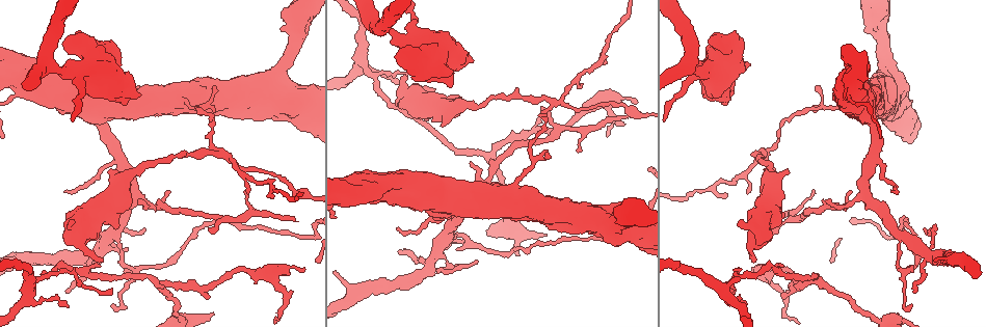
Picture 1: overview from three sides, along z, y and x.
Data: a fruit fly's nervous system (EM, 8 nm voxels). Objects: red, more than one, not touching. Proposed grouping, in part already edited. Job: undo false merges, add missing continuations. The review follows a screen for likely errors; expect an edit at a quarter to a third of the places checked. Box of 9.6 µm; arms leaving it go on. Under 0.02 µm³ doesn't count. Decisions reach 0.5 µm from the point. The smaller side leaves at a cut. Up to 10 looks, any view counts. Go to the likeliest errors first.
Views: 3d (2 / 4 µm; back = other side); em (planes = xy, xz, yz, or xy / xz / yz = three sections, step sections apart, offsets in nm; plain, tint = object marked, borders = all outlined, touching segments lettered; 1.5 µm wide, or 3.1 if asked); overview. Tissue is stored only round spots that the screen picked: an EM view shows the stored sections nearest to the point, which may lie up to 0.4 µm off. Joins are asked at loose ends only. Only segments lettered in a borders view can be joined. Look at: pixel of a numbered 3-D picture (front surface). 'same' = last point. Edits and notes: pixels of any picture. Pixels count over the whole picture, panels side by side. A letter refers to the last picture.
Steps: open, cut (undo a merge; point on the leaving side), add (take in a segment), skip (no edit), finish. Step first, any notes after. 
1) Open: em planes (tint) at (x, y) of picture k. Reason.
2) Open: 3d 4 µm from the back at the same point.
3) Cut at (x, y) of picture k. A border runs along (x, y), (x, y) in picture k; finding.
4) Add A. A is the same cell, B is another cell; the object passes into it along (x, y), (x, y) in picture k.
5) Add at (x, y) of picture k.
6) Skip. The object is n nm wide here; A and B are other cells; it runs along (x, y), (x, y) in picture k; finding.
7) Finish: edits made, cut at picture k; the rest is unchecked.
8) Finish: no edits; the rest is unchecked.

Open: em yz step 8 (tint) at (224, 155) of picture 1. Abrupt turn.

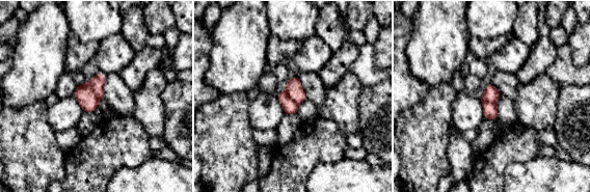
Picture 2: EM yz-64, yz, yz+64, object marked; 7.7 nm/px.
Open: em planes (borders) at the same point.

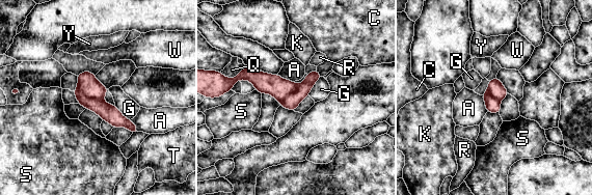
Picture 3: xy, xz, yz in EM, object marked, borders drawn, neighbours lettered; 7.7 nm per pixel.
Cut at (109, 113) of picture 3. The longest contact is with G, 180 nm; A, C, G, K, Q, R, S, T, W and Y are other cells; the part that leaves runs along (77, 91), (134, 130) in picture 3; a second cell is stuck on.

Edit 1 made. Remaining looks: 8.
Open: 3d 4 µm at (121, 62) of picture 1. Stops while still wide.

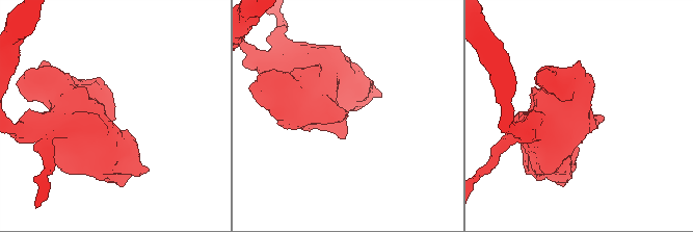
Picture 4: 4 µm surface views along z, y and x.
Open: em xy step 4 (borders) at (594, 114) of picture 4. Shape alone is not enough.

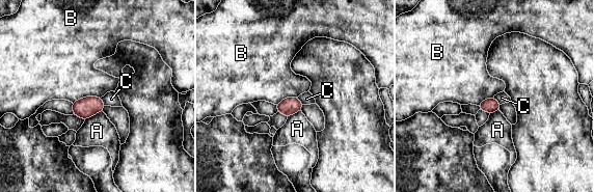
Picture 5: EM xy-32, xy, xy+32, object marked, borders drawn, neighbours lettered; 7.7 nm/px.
Skip. A, B and C are other cells; a border runs along (100, 97), (83, 97), (72, 103) in picture 5; no lettered segment goes on from it.

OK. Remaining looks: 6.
Open: 3d 2 µm at (815, 192) of picture 1. An open end.

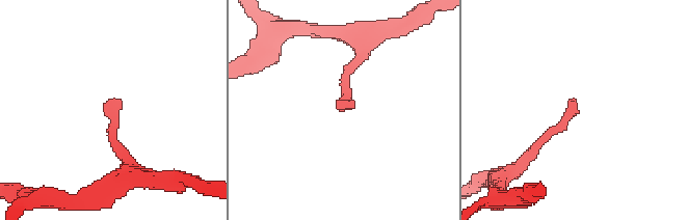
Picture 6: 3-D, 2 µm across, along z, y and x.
Open: em planes (borders) at (567, 103) of picture 6.

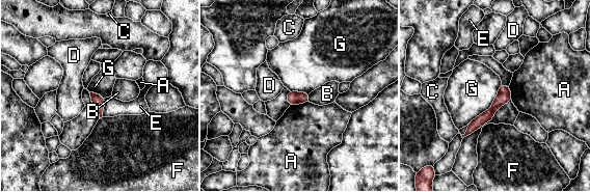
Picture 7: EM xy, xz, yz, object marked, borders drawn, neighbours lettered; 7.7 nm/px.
Skip. A, B, C, D, E, F and G are other cells; none of them fits.

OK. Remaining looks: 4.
Finish: edits made, cut at picture 3; the rest is unchecked.

